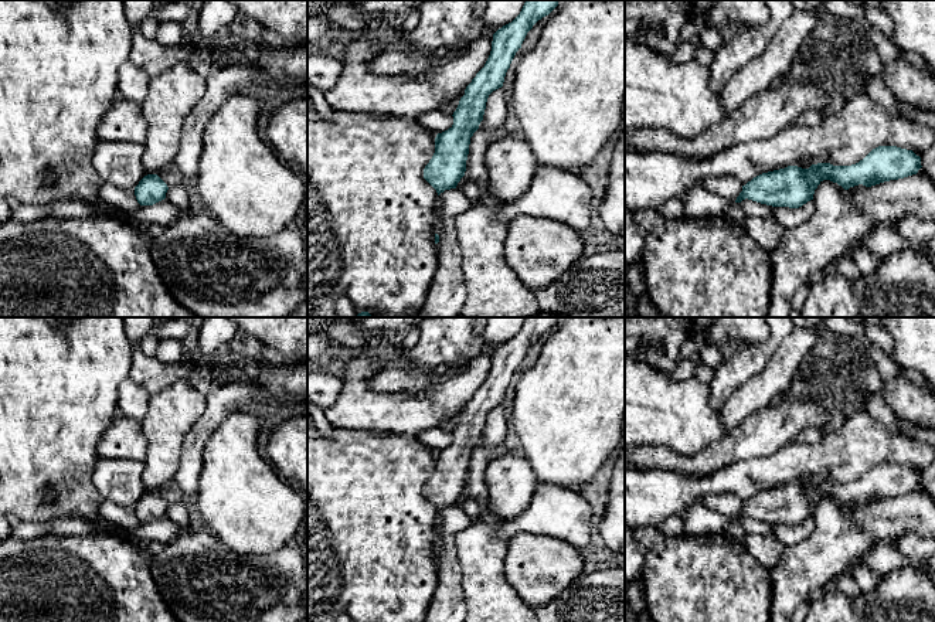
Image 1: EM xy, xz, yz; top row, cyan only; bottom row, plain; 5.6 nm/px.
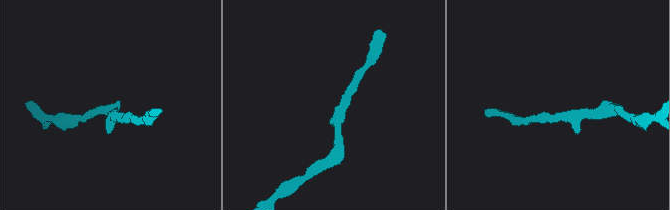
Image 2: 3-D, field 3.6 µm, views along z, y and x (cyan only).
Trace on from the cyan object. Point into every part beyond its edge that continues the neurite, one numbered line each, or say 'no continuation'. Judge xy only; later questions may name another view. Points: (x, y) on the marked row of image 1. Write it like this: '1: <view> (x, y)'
no continuation

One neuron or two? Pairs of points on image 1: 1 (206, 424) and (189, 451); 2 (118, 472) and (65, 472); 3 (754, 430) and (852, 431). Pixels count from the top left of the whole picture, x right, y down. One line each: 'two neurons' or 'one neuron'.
1: one neuron
2: two neurons
3: two neurons

